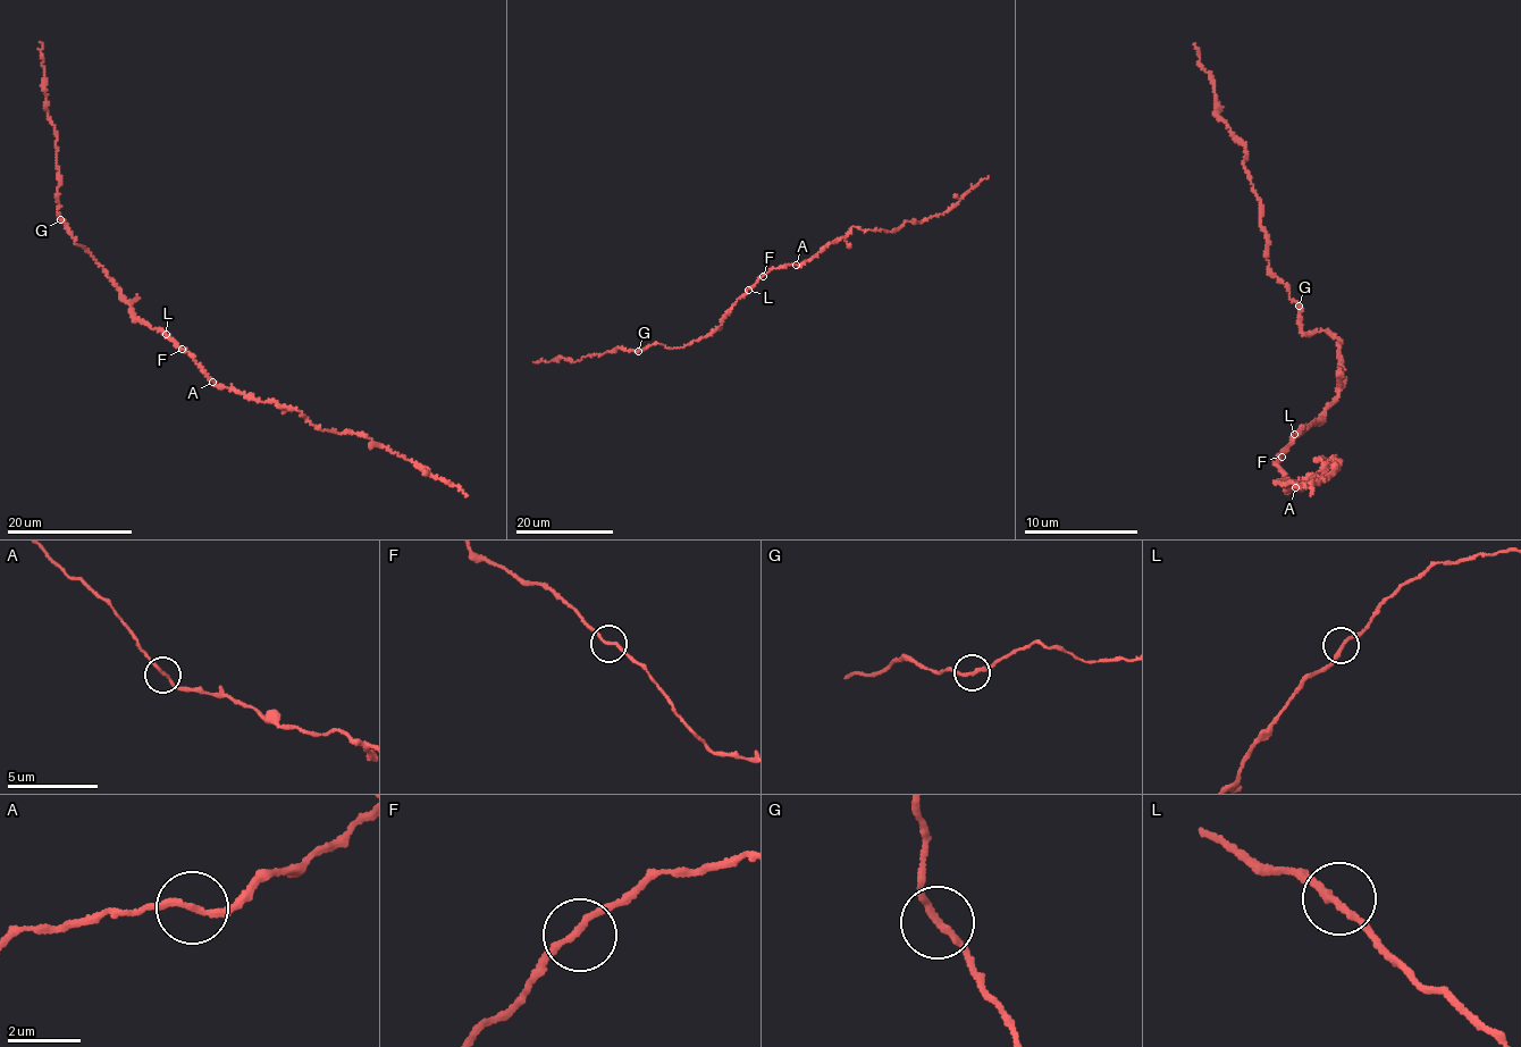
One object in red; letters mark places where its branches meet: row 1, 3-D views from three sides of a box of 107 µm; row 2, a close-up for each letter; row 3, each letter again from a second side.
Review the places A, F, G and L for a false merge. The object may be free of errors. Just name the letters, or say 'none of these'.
none of these

